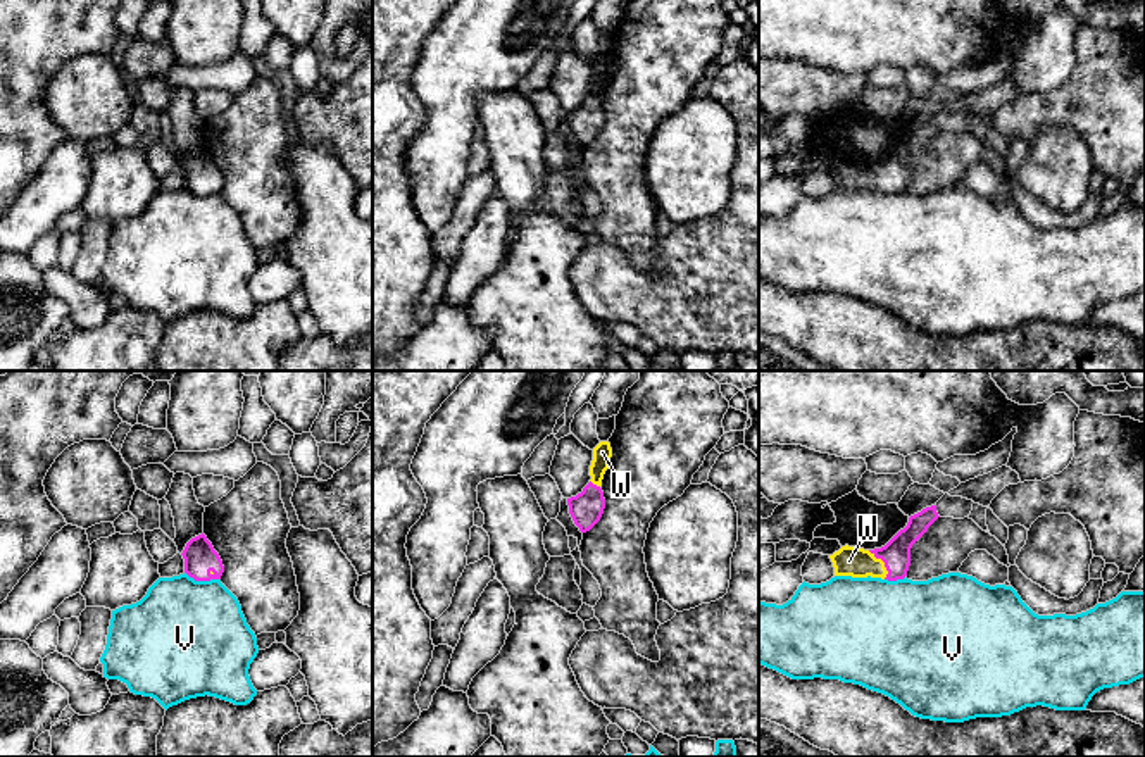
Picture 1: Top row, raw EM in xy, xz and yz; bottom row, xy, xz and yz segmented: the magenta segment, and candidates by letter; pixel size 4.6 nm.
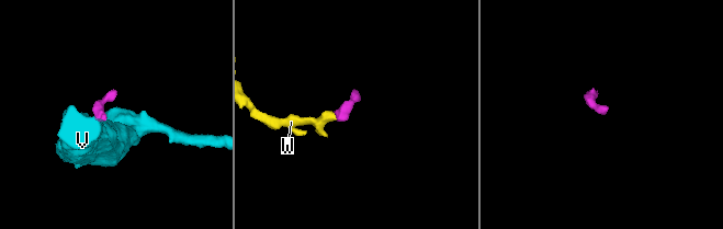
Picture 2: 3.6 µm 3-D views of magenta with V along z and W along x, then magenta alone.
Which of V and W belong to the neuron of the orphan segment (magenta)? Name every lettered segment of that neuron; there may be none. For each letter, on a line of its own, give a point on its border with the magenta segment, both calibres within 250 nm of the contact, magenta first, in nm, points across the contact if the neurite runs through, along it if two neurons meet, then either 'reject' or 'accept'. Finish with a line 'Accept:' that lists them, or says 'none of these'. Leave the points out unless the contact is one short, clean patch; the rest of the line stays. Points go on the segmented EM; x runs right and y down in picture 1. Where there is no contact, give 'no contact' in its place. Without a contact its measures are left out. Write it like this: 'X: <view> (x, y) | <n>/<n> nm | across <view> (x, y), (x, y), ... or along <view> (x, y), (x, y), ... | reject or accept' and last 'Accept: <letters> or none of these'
V: xy (202, 580) | 150/480 nm | along xy (185, 571), (195, 580), (219, 580) | reject
W: yz (883, 561) | 140/140 nm | across yz (895, 554), (883, 561), (849, 561) | accept
Accept: W

